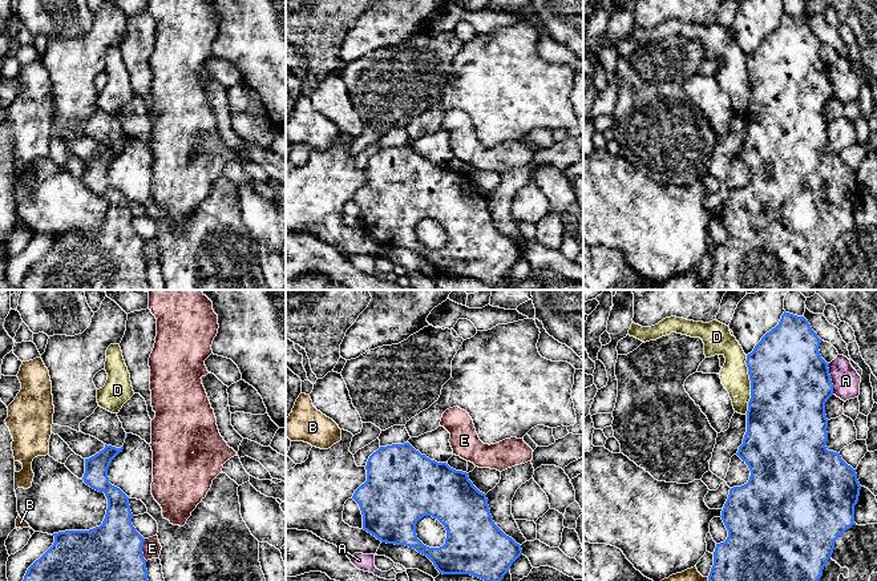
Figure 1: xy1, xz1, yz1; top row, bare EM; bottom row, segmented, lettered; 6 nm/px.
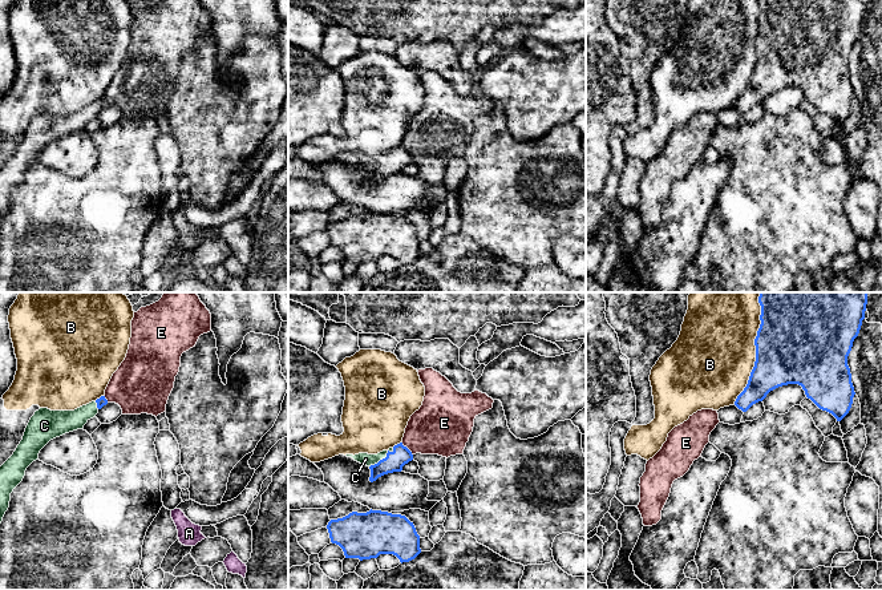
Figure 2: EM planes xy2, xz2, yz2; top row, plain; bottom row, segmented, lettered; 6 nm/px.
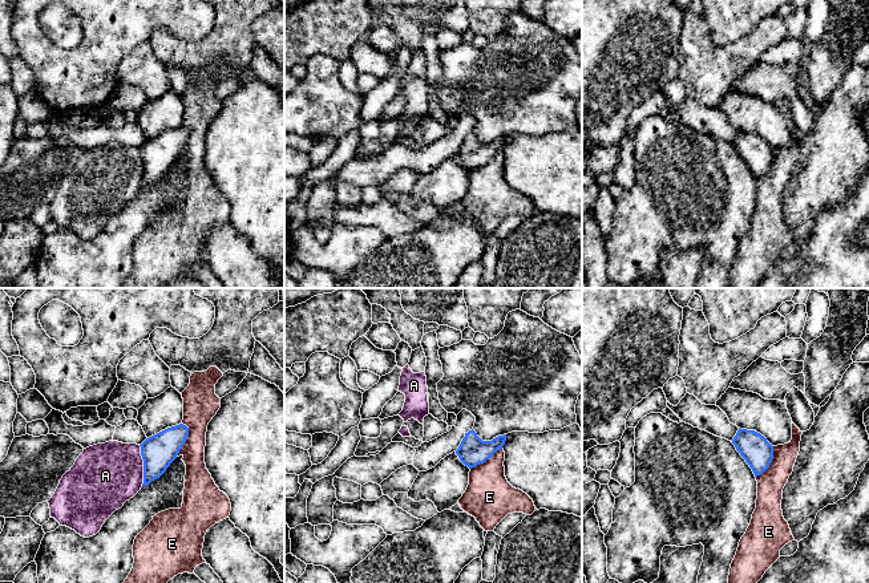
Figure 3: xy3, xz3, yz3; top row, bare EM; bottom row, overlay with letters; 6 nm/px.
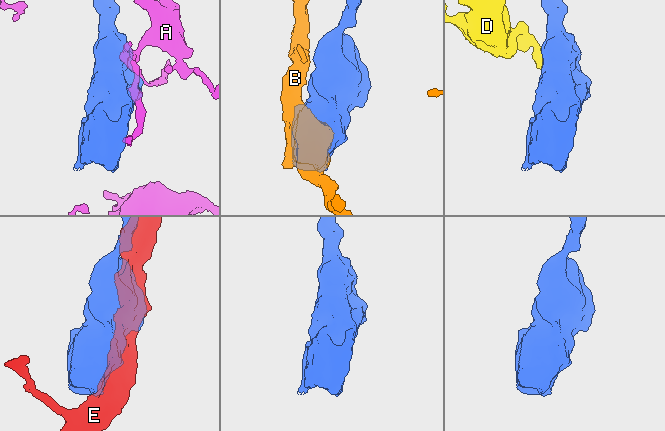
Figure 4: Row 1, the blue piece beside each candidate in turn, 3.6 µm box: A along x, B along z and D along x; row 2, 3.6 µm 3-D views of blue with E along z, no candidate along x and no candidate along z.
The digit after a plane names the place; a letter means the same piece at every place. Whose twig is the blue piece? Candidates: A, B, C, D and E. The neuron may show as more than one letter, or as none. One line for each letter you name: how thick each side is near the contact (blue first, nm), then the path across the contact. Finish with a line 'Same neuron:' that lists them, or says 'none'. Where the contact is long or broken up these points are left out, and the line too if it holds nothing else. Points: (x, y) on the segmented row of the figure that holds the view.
C: 120/70 nm | across xz2 (395, 460), (383, 459), (365, 459)
Same neuron: C

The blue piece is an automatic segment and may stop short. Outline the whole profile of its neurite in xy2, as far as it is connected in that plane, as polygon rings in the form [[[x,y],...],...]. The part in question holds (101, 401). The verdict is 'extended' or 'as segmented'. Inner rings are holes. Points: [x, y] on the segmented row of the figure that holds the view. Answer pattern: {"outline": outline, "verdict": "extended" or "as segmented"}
{"outline": [[[105,396],[74,411],[40,408],[31,417],[23,440],[0,466],[0,524],[9,508],[11,493],[23,481],[27,468],[39,460],[40,450],[53,439],[82,429],[108,404]]], "verdict": "extended"}

